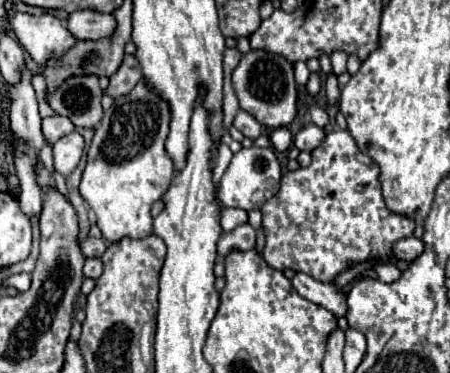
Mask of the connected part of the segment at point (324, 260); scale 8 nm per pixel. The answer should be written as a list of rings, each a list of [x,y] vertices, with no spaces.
[[[338,129],[328,133],[322,145],[312,151],[312,163],[304,169],[286,173],[280,179],[278,193],[260,207],[262,227],[266,235],[264,261],[272,269],[302,271],[318,281],[332,281],[348,267],[348,263],[360,263],[370,257],[386,257],[394,241],[412,235],[414,221],[386,209],[378,173],[380,169],[376,167],[376,163],[368,159],[368,155],[358,151],[356,141],[352,139],[352,135],[348,135],[348,131]]]

